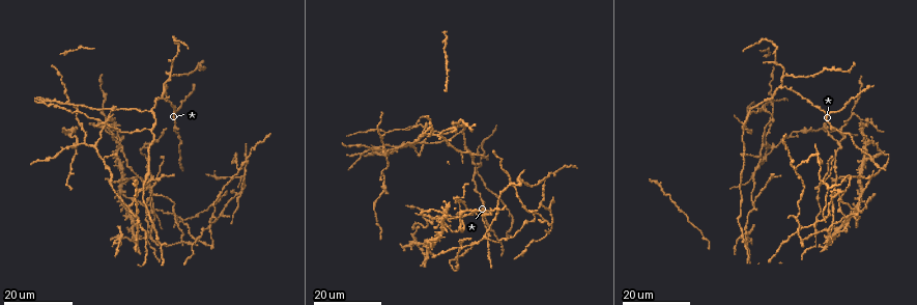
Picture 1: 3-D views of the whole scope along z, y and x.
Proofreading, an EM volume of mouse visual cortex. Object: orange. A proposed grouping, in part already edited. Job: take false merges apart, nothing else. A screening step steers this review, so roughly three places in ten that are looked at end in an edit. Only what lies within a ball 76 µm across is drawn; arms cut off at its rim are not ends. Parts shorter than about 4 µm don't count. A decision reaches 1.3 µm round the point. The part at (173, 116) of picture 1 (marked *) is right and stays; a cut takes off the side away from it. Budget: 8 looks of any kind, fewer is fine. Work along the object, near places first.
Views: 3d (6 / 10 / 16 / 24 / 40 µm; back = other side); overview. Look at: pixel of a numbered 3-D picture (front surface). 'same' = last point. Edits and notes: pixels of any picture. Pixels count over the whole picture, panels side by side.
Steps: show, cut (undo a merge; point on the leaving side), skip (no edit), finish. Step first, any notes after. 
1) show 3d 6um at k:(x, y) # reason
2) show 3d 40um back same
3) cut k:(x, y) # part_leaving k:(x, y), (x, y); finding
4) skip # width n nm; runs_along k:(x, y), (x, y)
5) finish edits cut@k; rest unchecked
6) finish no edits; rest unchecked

show 3d 16um at 1:(153, 188) # four arms meet

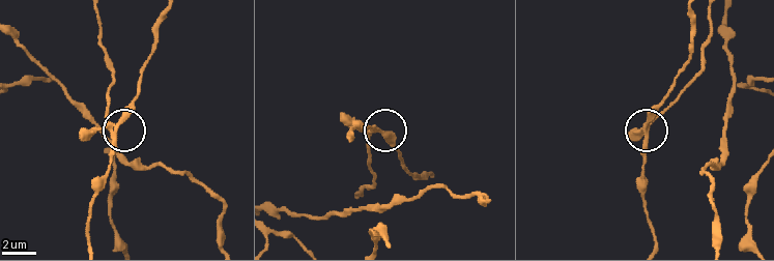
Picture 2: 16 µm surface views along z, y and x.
show 3d 10um at 2:(647, 130)

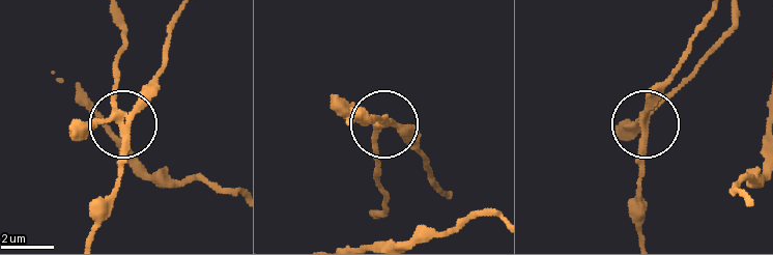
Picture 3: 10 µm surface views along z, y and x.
cut 3:(146, 103) # side_arm 11 um; arms 4; two cells meet here

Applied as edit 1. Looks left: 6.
show overview

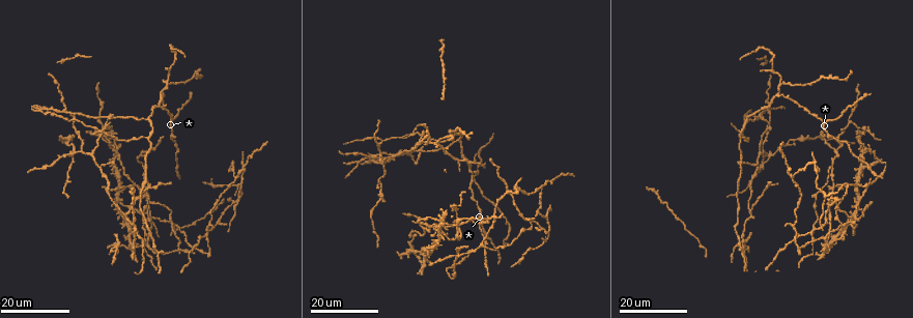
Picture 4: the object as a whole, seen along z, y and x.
show 3d 16um at 4:(234, 178) # three-way junction

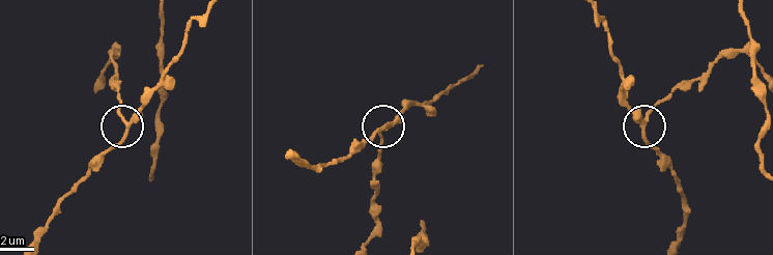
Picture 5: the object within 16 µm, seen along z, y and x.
show 3d 6um at 5:(125, 122)

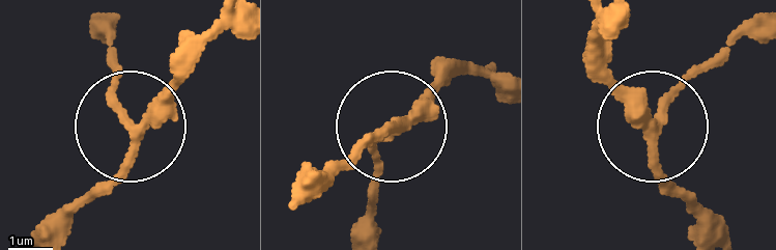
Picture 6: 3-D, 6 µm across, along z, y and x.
skip # width 250 nm; runs_along 6:(56, 229), (112, 174), (134, 130), (112, 85), (112, 22); one cell here

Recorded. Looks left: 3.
show 3d 16um at 4:(772, 156) # small branch off a trunk

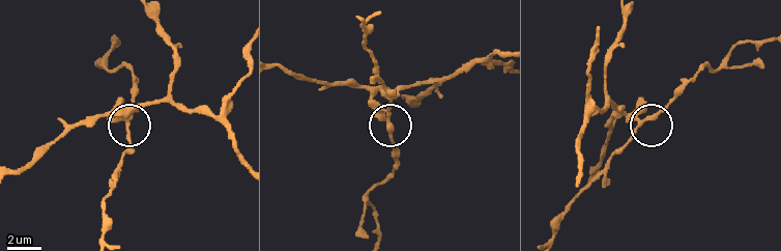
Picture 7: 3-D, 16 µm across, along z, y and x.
show 3d 10um at 7:(638, 123)

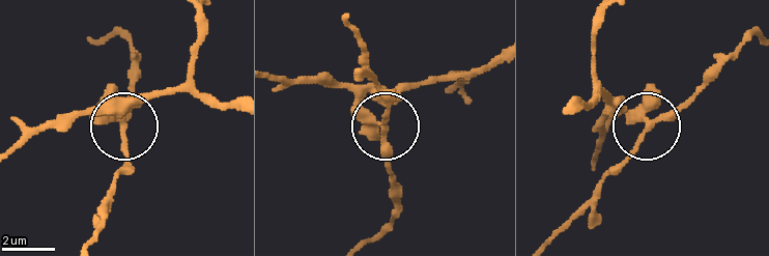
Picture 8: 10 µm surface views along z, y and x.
cut 8:(386, 160) # part_leaving 8:(379, 126), (397, 211), (376, 236); a second cell is stuck on

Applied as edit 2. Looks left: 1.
finish edits cut@3, cut@8; rest unchecked

